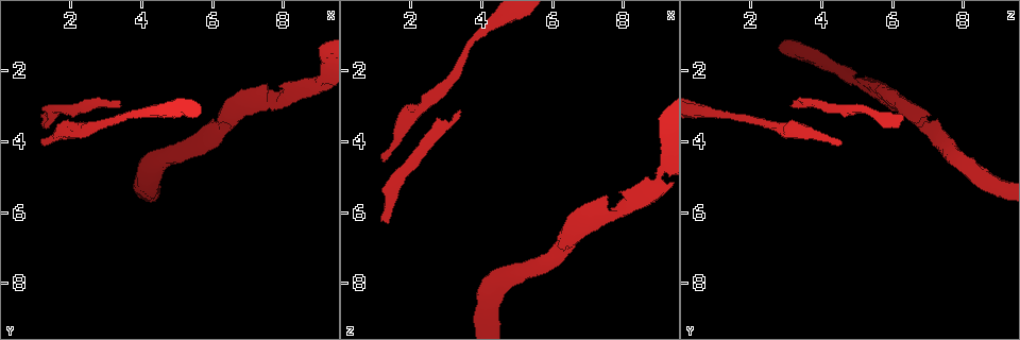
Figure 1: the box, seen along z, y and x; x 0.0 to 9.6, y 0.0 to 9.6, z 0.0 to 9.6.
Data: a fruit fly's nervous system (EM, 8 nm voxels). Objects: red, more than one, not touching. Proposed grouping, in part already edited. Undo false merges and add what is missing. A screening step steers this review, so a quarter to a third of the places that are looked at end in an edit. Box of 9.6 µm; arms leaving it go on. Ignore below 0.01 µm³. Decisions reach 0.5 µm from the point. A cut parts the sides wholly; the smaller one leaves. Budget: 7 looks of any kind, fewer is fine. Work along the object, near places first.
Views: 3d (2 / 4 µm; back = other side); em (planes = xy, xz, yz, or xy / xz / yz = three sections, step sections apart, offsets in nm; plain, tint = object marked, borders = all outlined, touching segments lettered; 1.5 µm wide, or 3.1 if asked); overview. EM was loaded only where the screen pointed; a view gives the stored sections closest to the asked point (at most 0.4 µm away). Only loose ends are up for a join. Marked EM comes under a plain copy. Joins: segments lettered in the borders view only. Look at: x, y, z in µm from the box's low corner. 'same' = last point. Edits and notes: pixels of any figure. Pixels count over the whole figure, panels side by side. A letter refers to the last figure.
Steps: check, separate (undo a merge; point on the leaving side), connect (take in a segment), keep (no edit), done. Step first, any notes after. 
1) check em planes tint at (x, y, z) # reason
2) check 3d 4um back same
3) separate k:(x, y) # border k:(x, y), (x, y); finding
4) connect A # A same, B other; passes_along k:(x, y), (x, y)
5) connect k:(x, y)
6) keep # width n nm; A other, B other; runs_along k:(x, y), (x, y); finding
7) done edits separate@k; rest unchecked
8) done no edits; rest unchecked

check em planes borders at (4.35, 3.20, 0.65) # thick turns thin

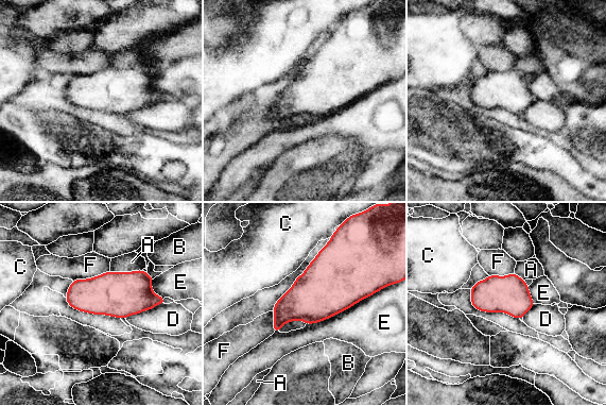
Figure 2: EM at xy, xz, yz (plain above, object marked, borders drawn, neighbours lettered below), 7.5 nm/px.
keep # A other, B other, C other, D other, E other, F other; border 2:(163, 303), (125, 318); one neuron here

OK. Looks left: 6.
check em 3.1um planes borders at (1.25, 3.95, 4.60) # an open end

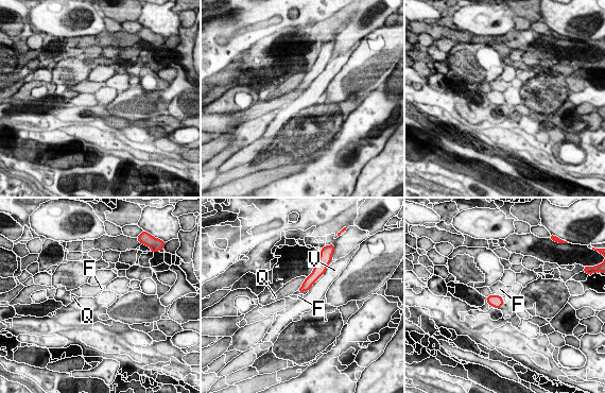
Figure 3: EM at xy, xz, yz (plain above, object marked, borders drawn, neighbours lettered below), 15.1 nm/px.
keep # longest_contact Q 260 nm; F other, Q other, V other; border 3:(312, 286), (309, 290); no lettered segment goes on from it

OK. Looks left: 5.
done no edits; rest unchecked

